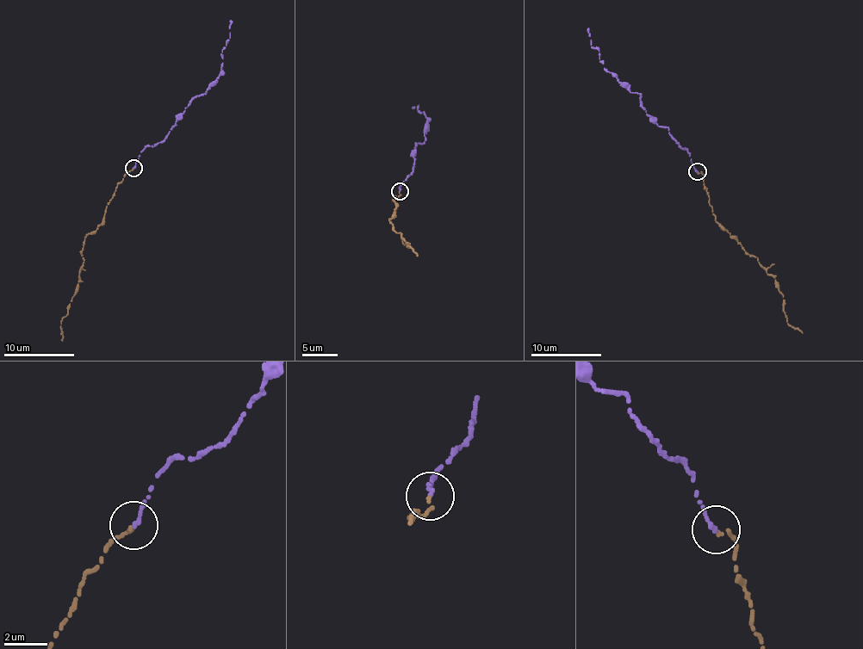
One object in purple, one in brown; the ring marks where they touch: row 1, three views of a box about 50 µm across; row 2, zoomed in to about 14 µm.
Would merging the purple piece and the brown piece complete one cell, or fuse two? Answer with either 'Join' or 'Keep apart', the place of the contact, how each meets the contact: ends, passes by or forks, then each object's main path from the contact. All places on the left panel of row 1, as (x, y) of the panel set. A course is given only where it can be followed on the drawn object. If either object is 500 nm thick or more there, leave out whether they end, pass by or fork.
Join. Place: (133, 168). At the ring purple ends. At the ring brown ends. Course of purple: (133, 168), (144, 147), (161, 142), (188, 104), (204, 93), (220, 73), (222, 50), (230, 37), (231, 20). Course of brown: (133, 168), (116, 185), (100, 225), (84, 238), (80, 252), (83, 261), (77, 290), (60, 325), (60, 340)

